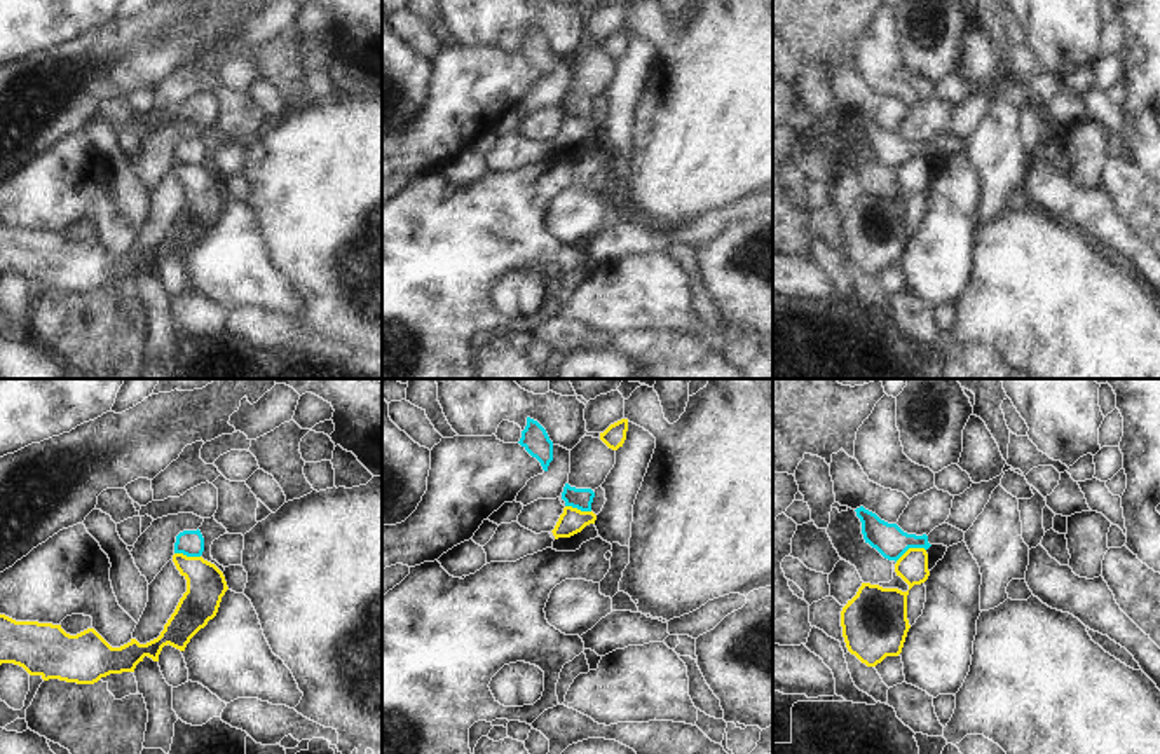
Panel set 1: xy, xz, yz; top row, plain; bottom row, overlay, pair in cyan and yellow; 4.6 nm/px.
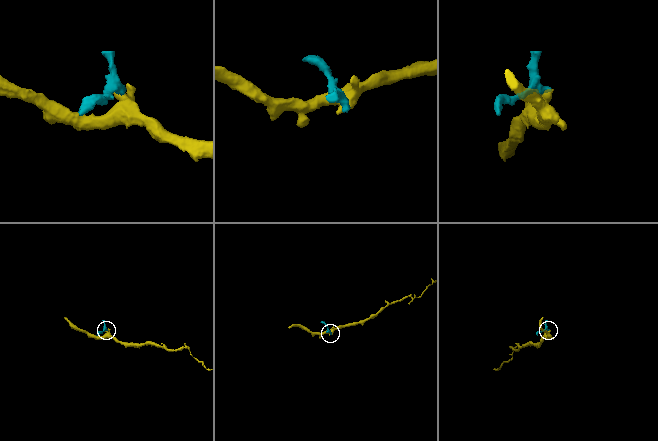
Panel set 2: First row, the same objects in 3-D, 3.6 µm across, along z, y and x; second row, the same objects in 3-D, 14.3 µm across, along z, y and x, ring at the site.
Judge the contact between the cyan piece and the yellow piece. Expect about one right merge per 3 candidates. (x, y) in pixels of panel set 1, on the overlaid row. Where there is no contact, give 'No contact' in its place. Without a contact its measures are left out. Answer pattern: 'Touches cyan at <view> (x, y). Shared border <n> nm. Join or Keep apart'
Touches cyan at yz (909, 547). Shared border 160 nm. Keep apart

